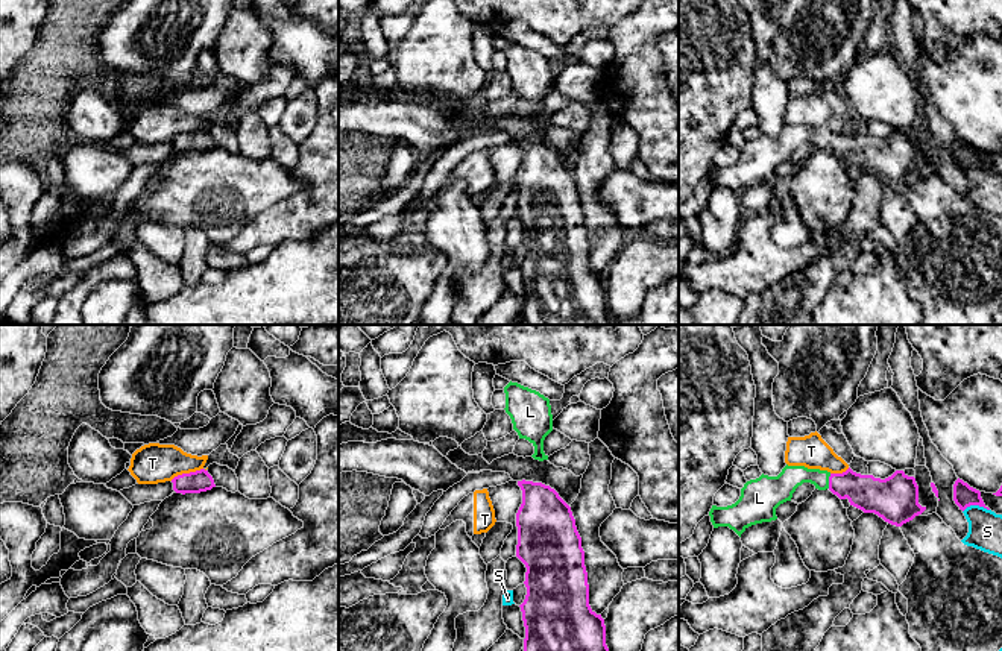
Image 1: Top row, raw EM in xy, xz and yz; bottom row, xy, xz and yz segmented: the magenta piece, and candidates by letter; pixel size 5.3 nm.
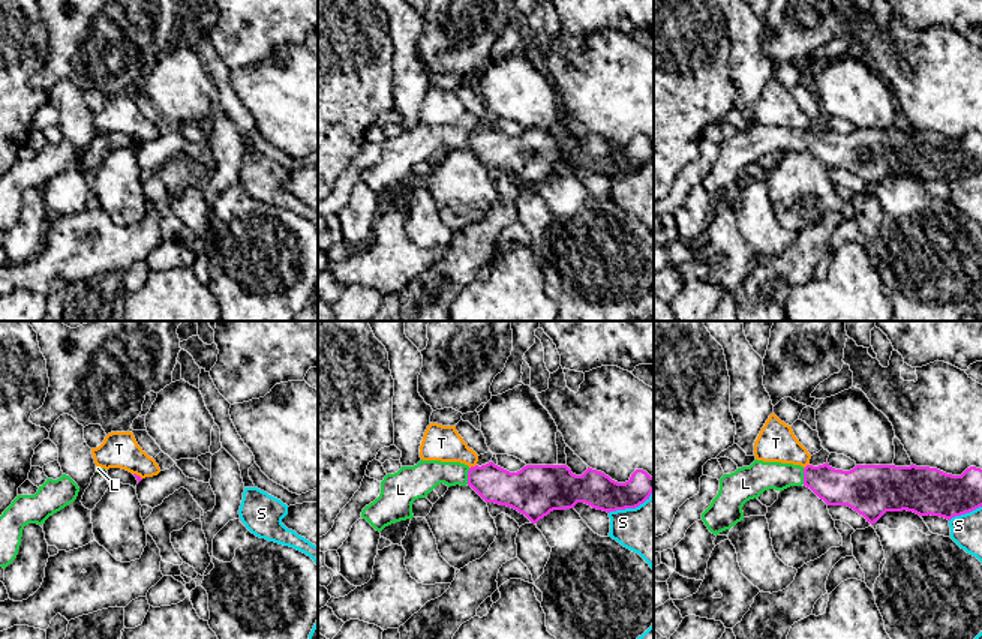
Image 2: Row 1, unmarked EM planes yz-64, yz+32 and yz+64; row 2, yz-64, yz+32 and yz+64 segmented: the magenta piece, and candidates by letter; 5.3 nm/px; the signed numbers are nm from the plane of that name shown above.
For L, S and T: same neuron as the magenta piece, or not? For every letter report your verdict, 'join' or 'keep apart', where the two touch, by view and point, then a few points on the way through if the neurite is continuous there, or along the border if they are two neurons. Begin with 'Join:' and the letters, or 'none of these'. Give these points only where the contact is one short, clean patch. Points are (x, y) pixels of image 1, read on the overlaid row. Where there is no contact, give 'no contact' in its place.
Join: L
L: join | yz (829, 481) | across yz (872, 495), (850, 484), (829, 481), (791, 477), (782, 486)
S: keep apart | yz (975, 504)
T: keep apart | xy (187, 474) | along xy (205, 469), (182, 472), (170, 480)

